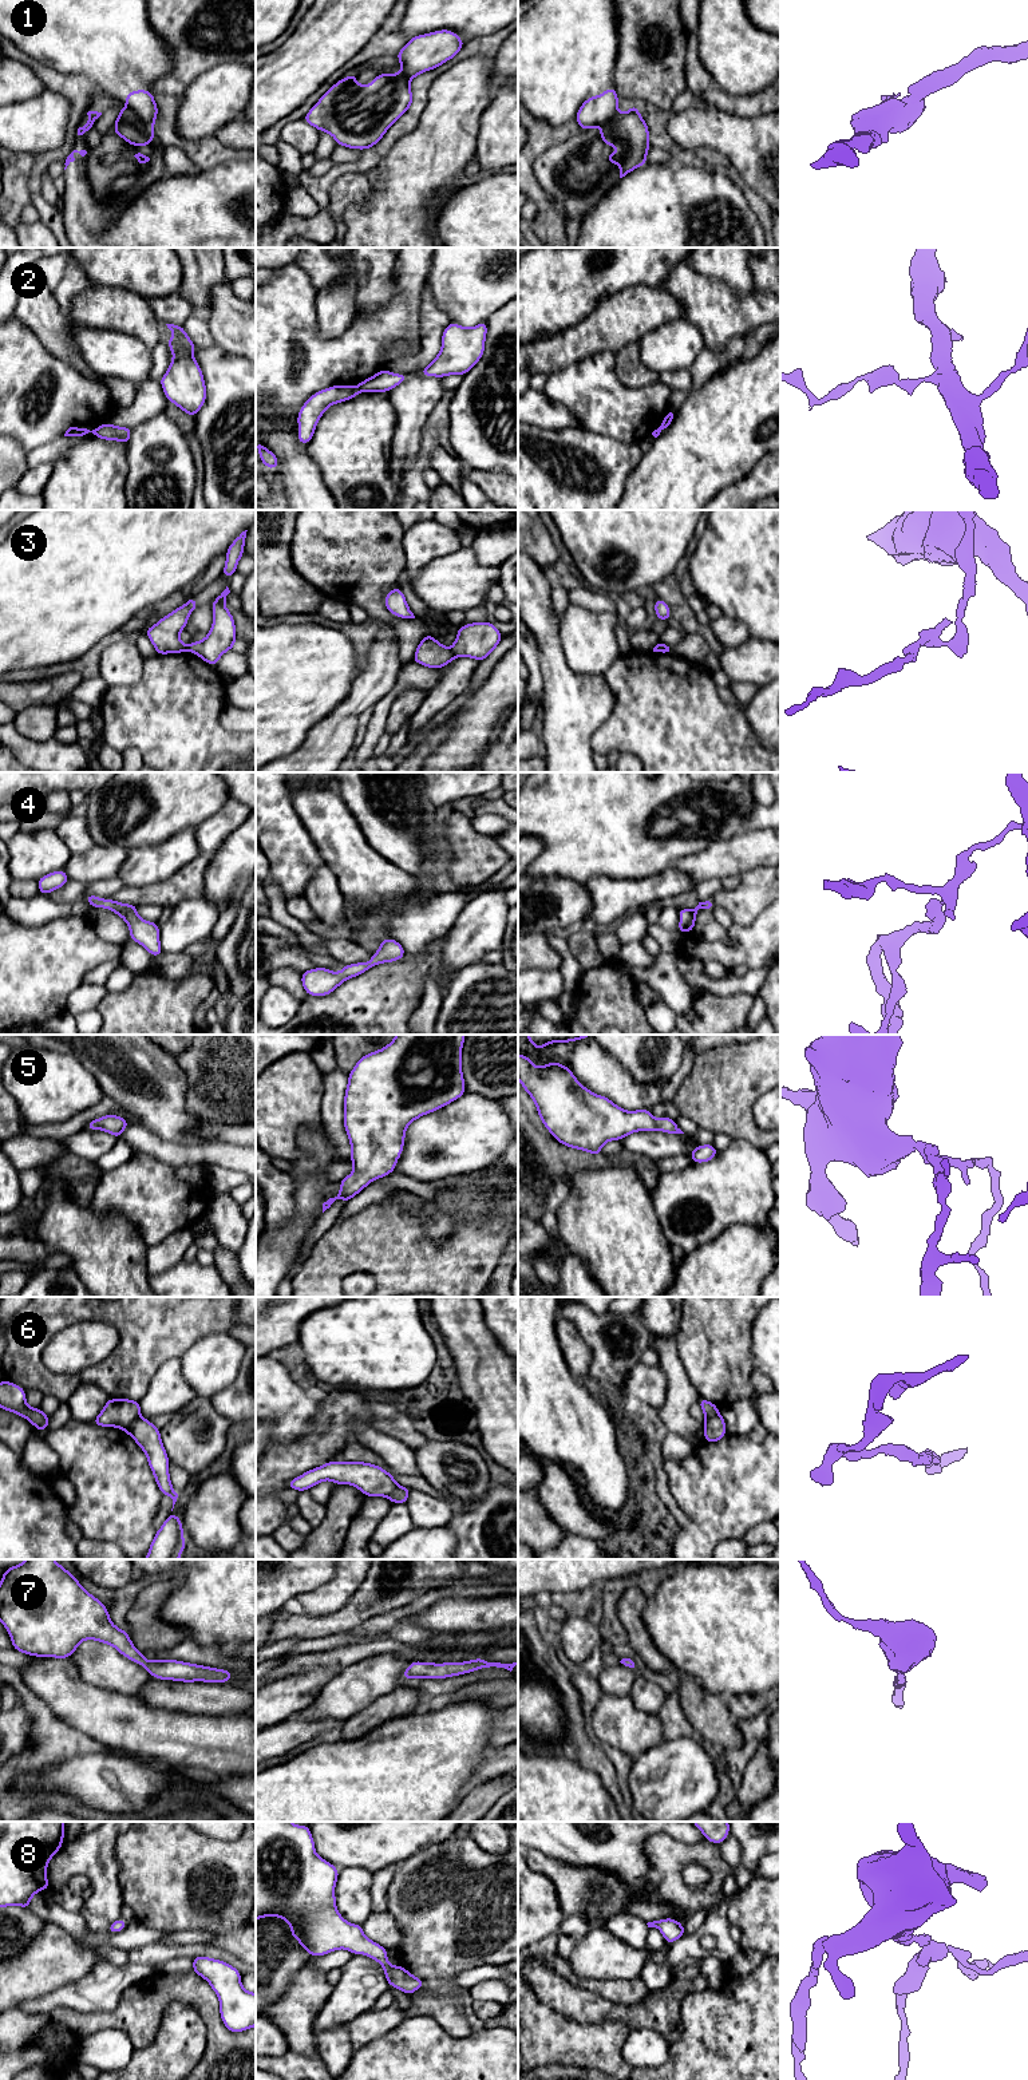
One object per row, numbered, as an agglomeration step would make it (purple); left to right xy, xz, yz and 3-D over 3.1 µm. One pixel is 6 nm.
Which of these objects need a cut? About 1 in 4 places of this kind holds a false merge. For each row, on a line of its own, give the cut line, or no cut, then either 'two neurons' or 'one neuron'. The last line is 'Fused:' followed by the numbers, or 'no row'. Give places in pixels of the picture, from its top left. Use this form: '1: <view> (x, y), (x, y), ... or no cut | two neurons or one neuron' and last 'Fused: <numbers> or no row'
1: xy (127, 107), (151, 130) | two neurons
2: xz (354, 387), (360, 391) | two neurons
3: xz (450, 648), (455, 656) | two neurons
4: no cut | one neuron
5: no cut | one neuron
6: xy (138, 1415), (125, 1431) | two neurons
7: no cut | one neuron
8: no cut | one neuron
Fused: 1, 2, 3, 6

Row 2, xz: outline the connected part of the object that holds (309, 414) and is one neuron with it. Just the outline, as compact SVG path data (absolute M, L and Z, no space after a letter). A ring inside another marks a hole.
M332 385L313 394L300 408L297 415L298 443L308 444L313 438L317 422L329 406L353 399L359 389L349 385Z

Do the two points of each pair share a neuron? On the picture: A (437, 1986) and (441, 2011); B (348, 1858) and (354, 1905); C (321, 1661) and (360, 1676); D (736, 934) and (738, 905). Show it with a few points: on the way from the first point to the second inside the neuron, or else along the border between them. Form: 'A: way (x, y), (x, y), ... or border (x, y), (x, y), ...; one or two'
A: way (439, 1992), (441, 2005); one
B: border (339, 1870), (368, 1869), (372, 1873); two
C: border (371, 1656), (341, 1669); two
D: border (764, 909), (748, 925), (732, 924); two

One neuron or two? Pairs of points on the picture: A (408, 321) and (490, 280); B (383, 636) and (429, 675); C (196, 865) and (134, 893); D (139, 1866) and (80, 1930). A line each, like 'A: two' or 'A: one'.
A: two
B: two
C: one
D: two

